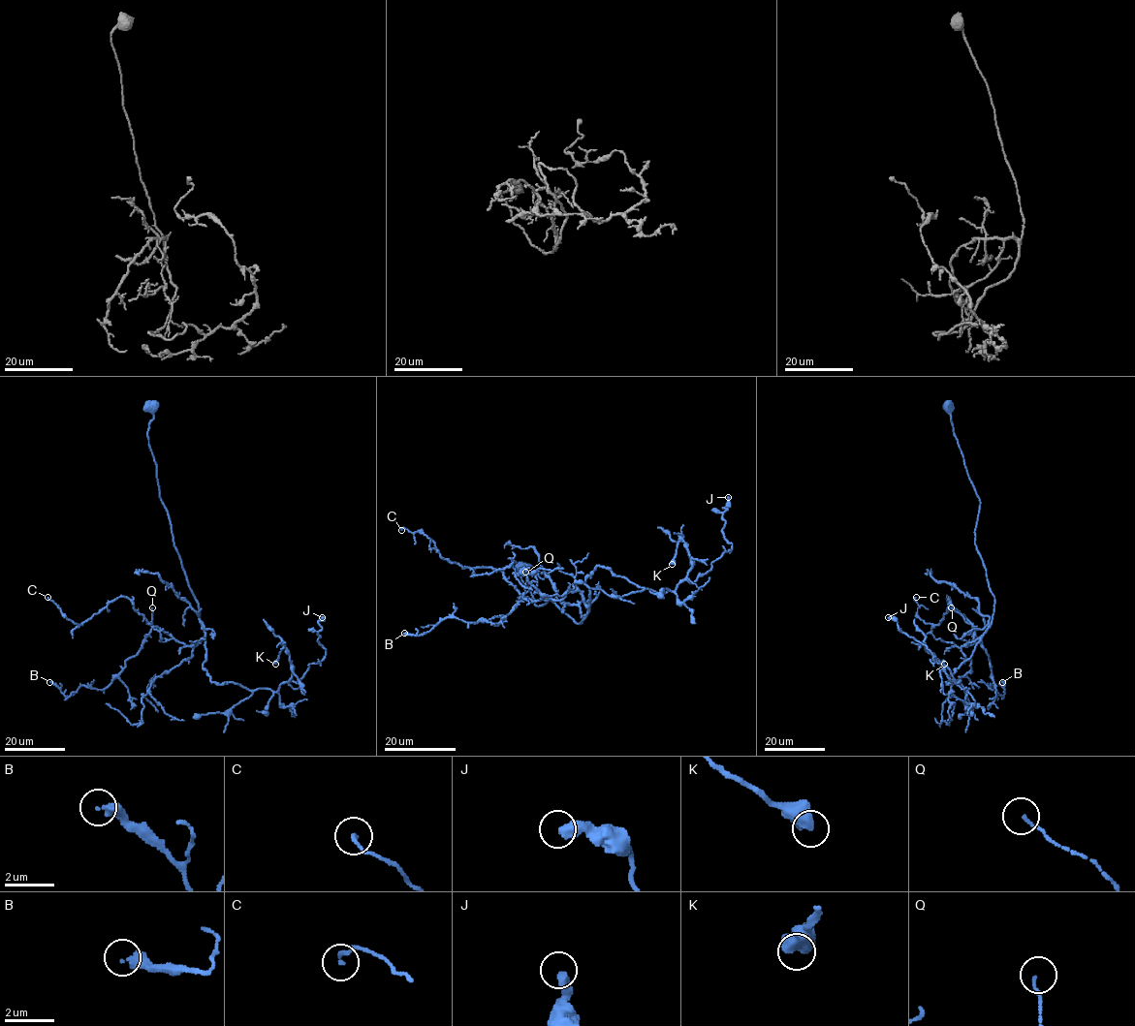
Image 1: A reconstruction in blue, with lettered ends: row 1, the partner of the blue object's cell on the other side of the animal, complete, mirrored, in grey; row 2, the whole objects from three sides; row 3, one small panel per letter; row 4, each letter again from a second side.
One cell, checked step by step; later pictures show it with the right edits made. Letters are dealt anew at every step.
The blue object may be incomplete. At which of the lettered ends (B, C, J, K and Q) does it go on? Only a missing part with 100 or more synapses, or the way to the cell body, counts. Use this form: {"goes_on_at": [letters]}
{"goes_on_at": []}

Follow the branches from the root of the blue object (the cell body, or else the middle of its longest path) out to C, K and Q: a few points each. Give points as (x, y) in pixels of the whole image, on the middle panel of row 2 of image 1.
C: (524, 568), (536, 606), (582, 622), (579, 591), (526, 599), (502, 572), (401, 530)
K: (524, 568), (536, 606), (551, 600), (581, 623), (597, 566), (666, 593), (692, 568), (681, 541), (672, 564)
Q: (524, 568), (536, 606), (551, 600), (582, 622), (588, 606), (579, 591), (526, 599), (525, 572)

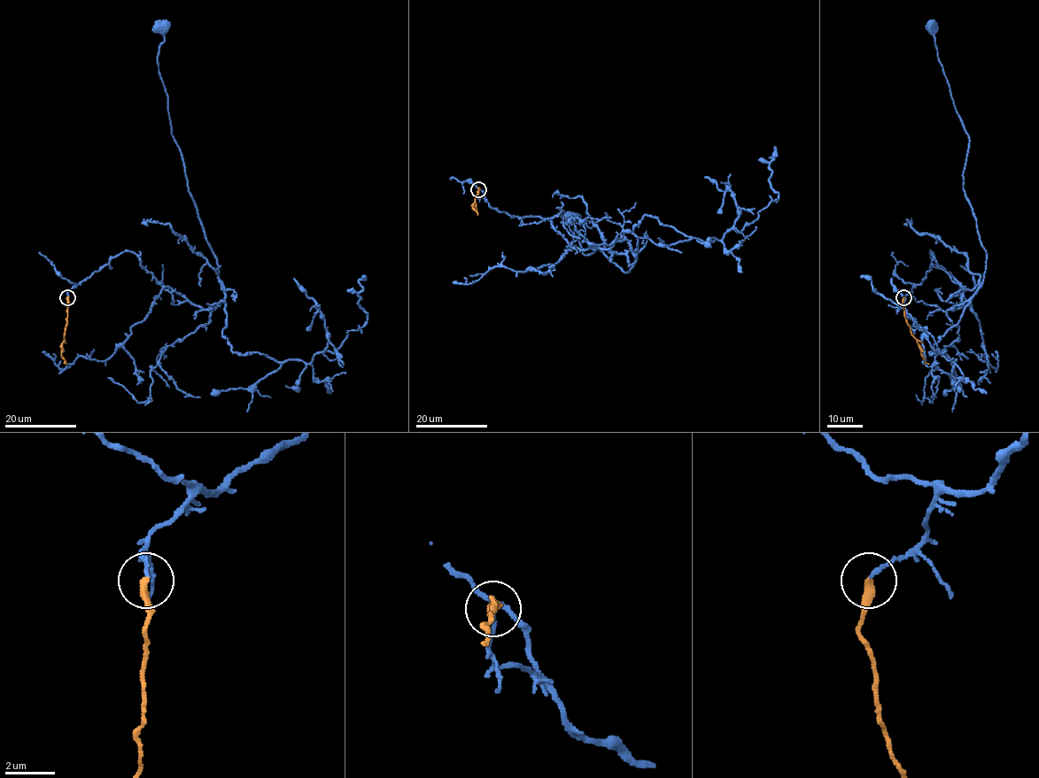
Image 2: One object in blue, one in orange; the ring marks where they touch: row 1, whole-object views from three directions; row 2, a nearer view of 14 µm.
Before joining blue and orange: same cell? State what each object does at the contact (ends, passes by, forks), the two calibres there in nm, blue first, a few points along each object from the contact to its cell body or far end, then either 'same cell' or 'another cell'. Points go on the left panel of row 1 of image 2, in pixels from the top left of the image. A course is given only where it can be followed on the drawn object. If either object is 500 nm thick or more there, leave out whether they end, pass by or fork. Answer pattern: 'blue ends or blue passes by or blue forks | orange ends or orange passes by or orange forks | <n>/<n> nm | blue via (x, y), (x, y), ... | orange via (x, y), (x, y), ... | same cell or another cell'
blue ends | orange ends | 140/360 nm | blue via (67, 296), (124, 251), (197, 305), (215, 308), (225, 296), (174, 136), (158, 71), (161, 26) | orange via (67, 297), (61, 355), (66, 364) | same cell

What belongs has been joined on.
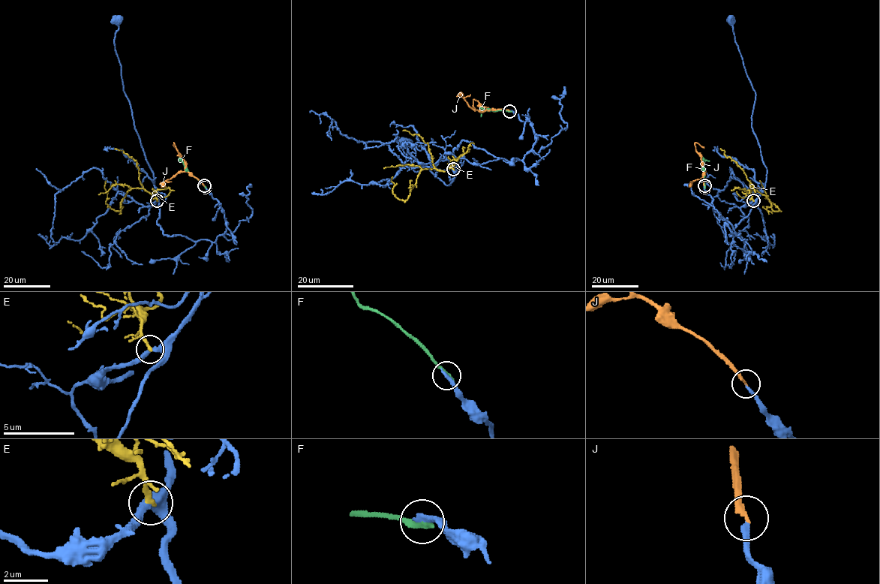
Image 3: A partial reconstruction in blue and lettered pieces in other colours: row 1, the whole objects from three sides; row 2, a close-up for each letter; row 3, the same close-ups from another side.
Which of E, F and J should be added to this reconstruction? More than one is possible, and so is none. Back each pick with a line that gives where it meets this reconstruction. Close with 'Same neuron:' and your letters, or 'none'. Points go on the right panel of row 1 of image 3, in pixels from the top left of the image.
J: meets blue at (704, 185)
Same neuron: J

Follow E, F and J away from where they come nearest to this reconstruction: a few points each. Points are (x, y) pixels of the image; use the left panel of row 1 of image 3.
E: (157, 201), (156, 197), (143, 188), (131, 188), (121, 200), (121, 211), (111, 209), (105, 202), (106, 180)
F: (205, 187), (190, 174), (180, 161)
J: (204, 185), (185, 170), (186, 162), (173, 142), (175, 147)

